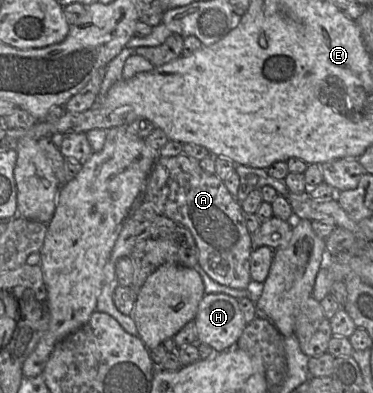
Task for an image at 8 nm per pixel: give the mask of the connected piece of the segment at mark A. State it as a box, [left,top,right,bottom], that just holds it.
[146,154,252,289]

